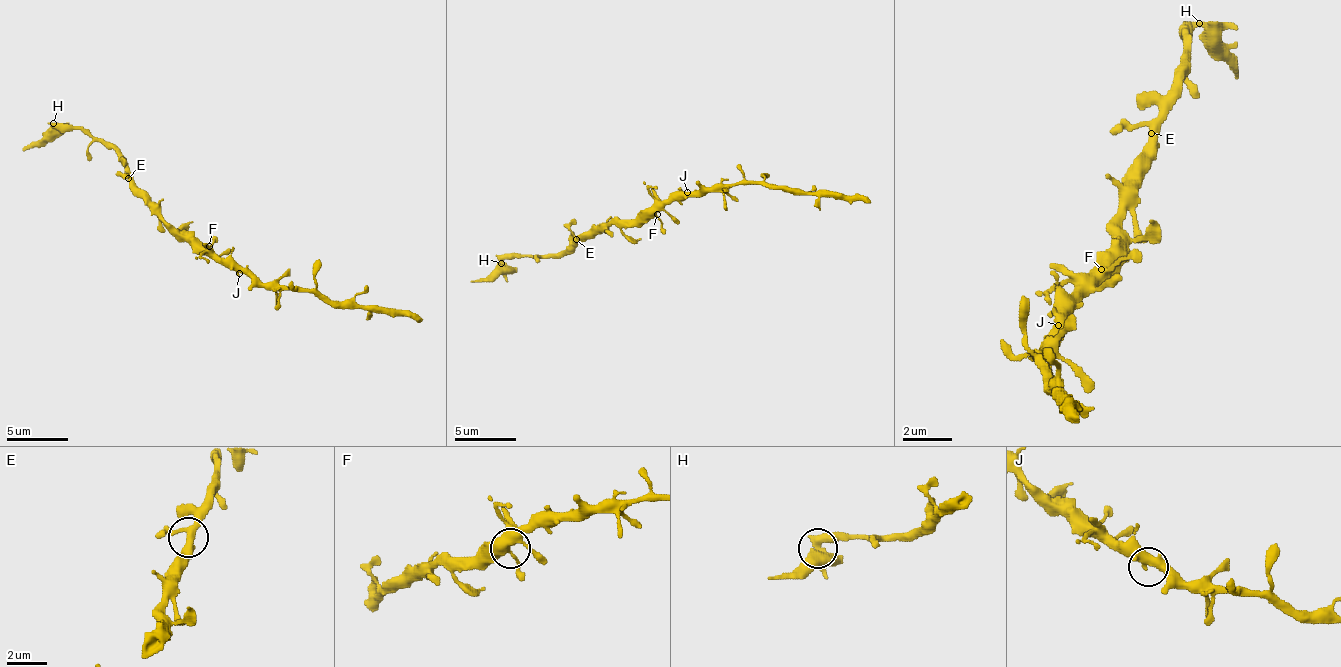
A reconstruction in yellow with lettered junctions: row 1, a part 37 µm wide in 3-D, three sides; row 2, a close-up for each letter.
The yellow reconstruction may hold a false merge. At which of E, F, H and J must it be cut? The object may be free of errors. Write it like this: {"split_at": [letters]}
{"split_at": ["H"]}

